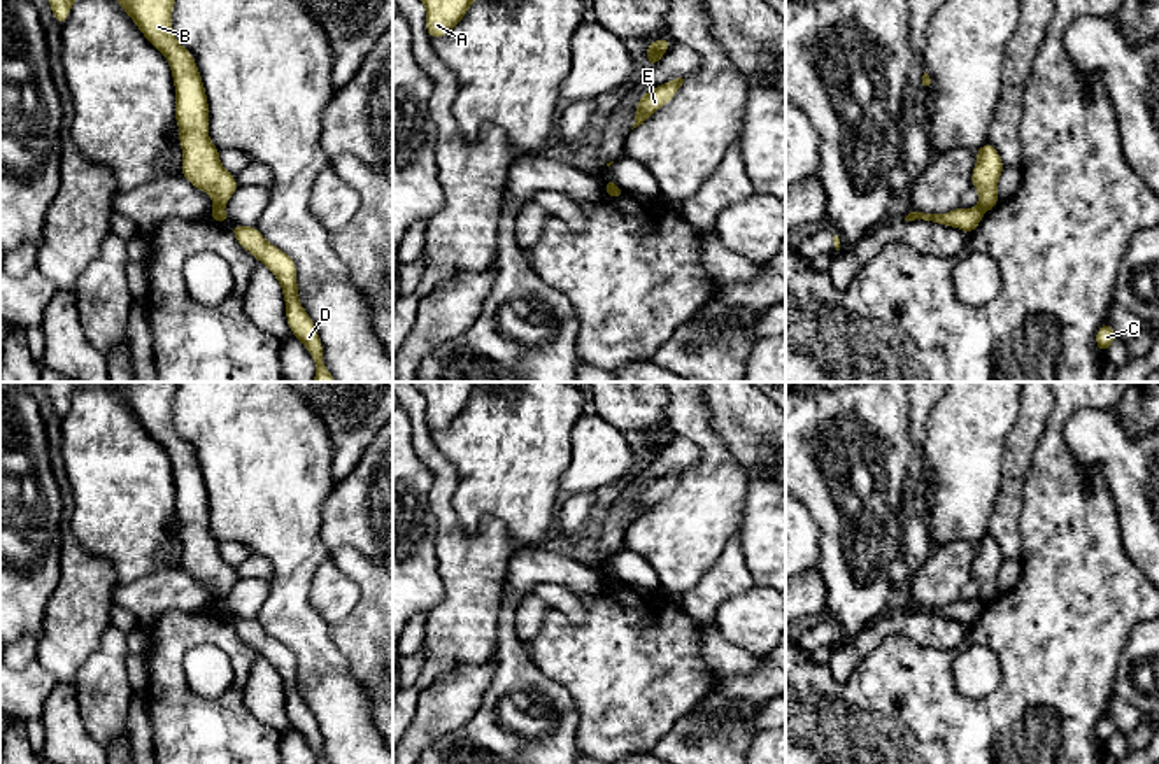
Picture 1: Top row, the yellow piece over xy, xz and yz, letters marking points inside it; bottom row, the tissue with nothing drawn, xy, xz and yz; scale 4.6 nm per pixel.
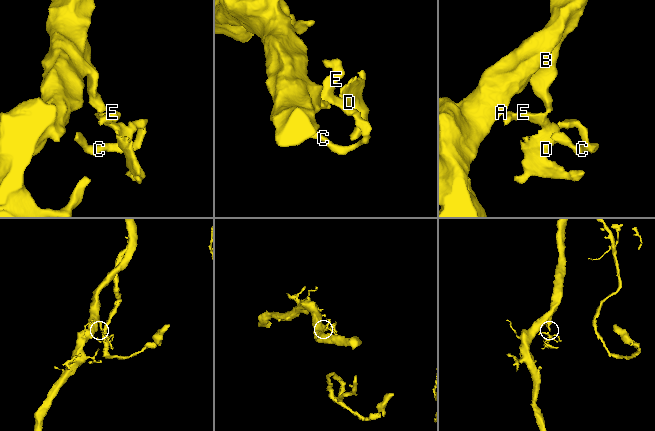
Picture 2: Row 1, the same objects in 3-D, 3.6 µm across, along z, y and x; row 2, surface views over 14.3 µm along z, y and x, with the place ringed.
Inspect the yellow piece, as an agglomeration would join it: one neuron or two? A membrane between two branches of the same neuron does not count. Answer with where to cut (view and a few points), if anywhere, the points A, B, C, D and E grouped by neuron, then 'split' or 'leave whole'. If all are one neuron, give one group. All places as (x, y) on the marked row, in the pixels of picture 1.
cut xy (213, 205), (223, 209); groups A B / C D E; split

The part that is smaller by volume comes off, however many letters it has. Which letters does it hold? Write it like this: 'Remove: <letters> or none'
Remove: C, D, E

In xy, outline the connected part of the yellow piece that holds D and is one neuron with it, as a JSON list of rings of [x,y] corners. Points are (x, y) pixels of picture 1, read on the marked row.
[[[235,224],[231,233],[242,249],[263,263],[279,280],[289,329],[305,345],[316,363],[314,382],[337,382],[323,363],[323,343],[316,324],[298,300],[296,265],[293,258],[265,240],[256,226]]]

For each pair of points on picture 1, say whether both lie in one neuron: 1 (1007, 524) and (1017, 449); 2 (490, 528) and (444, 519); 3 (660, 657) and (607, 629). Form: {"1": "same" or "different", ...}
{"1": "same", "2": "same", "3": "same"}

